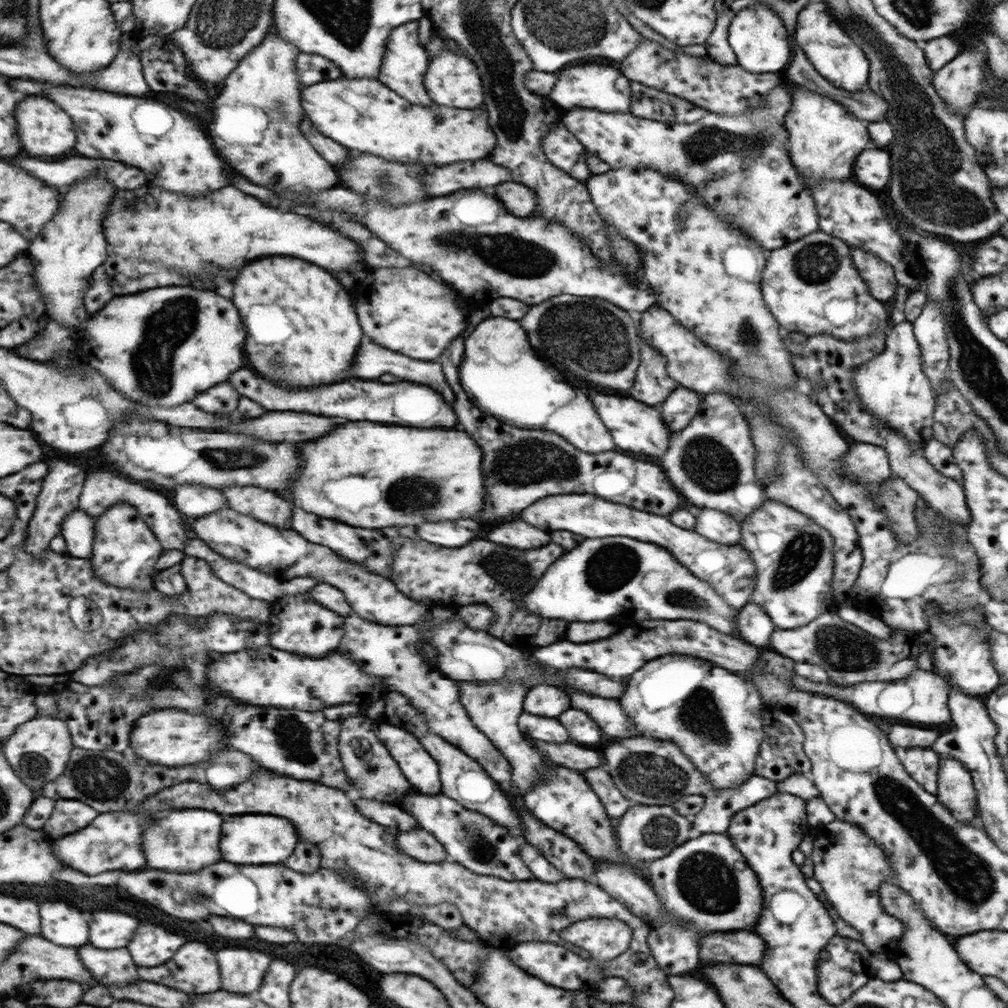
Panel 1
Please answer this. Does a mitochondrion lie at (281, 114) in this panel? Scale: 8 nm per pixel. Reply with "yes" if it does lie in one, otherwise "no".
yes

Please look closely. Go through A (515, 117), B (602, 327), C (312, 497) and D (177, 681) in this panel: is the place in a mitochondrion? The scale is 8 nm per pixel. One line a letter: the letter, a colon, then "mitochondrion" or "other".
A: mitochondrion
B: mitochondrion
C: other
D: mitochondrion

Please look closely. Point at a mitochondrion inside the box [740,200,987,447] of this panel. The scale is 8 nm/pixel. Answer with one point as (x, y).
(818, 262)

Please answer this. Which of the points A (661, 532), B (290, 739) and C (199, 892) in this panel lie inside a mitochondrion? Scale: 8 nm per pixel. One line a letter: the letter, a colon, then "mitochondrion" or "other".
A: other
B: mitochondrion
C: mitochondrion

